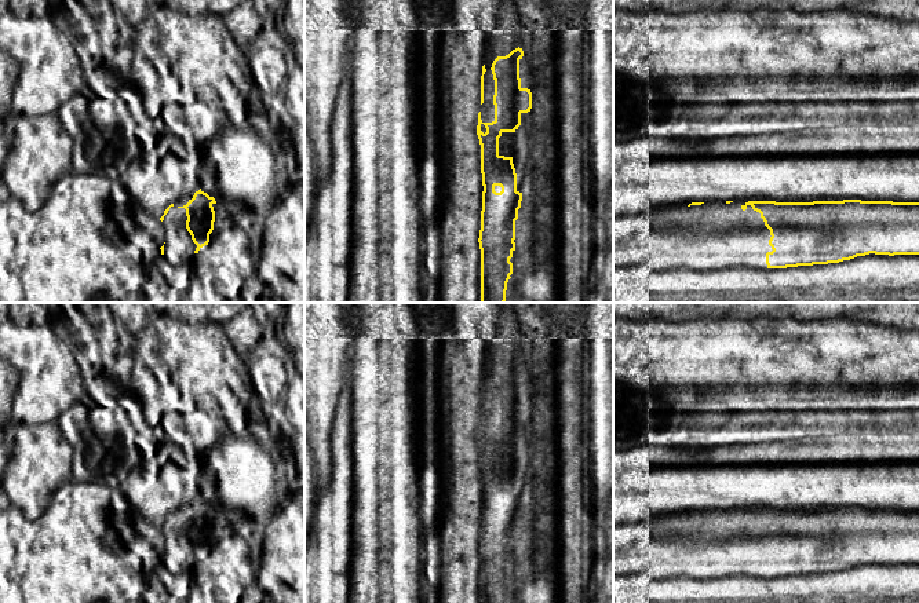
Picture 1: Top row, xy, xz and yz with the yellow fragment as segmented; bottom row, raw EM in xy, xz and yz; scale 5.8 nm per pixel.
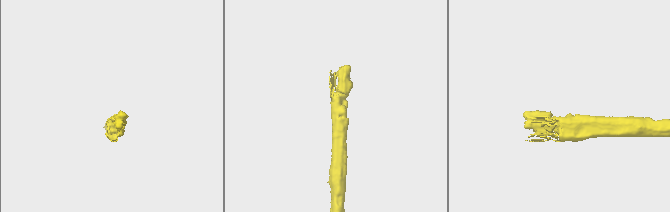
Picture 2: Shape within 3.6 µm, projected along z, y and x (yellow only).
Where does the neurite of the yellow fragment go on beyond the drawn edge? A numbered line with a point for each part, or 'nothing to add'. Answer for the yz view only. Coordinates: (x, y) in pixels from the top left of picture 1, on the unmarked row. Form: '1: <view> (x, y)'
1: yz (711, 544)

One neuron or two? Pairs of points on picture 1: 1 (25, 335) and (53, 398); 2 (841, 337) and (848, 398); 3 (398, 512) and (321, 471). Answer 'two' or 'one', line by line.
1: one
2: one
3: one

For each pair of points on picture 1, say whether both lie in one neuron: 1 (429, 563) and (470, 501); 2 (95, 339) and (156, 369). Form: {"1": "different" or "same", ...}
{"1": "different", "2": "different"}

